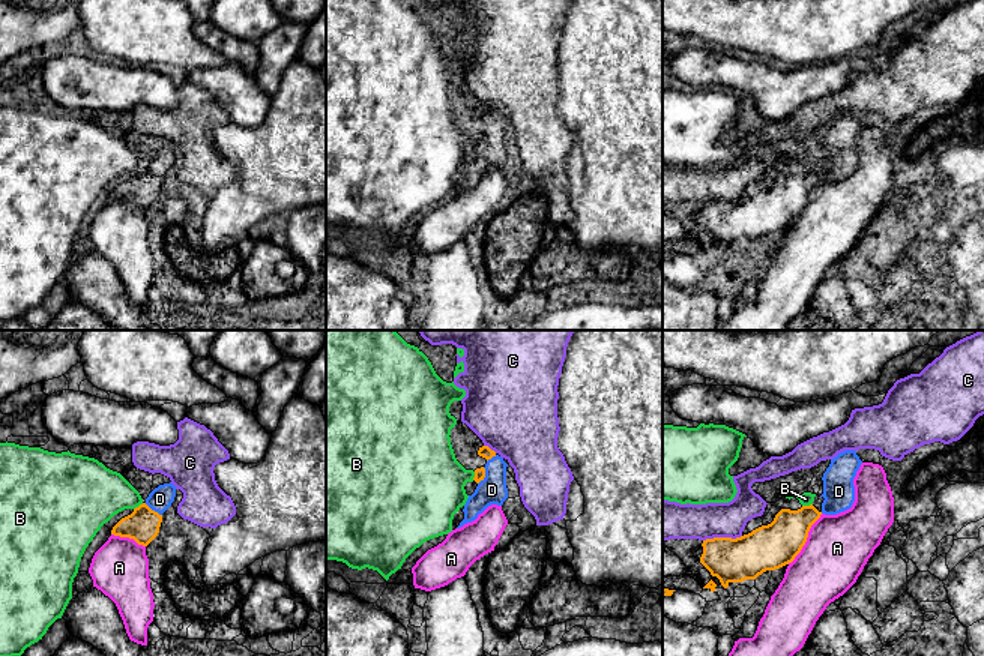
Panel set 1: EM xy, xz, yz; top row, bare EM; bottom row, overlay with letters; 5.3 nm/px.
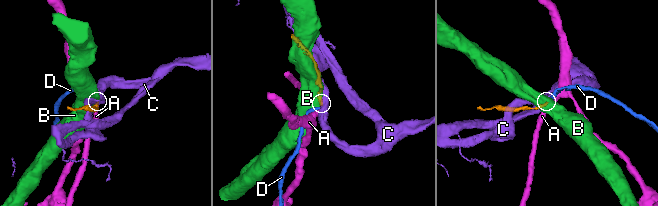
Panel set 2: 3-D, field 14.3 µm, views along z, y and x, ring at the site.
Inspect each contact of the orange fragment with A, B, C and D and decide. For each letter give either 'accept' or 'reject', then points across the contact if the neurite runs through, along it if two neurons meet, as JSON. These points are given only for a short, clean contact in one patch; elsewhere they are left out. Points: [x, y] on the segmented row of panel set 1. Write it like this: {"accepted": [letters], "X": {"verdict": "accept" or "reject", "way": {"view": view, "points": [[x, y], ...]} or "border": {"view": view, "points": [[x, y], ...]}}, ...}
{"accepted": ["D"], "A": {"verdict": "reject", "border": {"view": "yz", "points": [[822, 514], [811, 526], [801, 551], [787, 563]]}}, "B": {"verdict": "reject", "border": {"view": "yz", "points": [[811, 503], [802, 506]]}}, "C": {"verdict": "reject"}, "D": {"verdict": "accept", "way": {"view": "xz", "points": [[479, 473], [484, 476], [492, 484], [492, 490]]}}}

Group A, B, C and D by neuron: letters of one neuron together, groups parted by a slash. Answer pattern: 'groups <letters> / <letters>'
groups A / B / C / D

